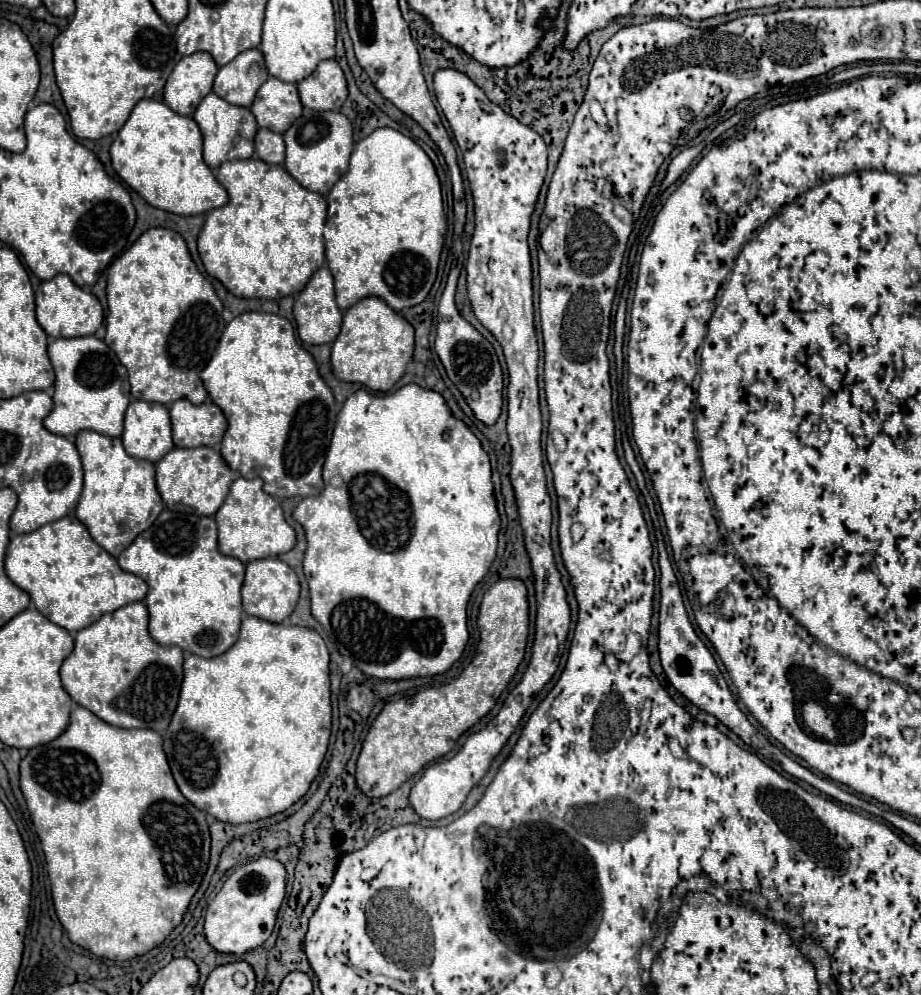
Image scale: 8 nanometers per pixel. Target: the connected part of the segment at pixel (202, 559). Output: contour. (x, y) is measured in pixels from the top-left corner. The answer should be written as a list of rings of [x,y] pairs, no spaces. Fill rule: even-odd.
[[[165,508],[161,516],[153,522],[153,526],[149,526],[143,534],[139,534],[133,540],[133,544],[121,552],[117,560],[125,572],[135,574],[149,584],[149,592],[145,598],[145,604],[149,608],[149,632],[159,644],[181,646],[183,650],[189,650],[191,654],[203,658],[219,656],[235,644],[243,618],[241,586],[245,566],[241,560],[219,552],[215,518],[179,514]]]

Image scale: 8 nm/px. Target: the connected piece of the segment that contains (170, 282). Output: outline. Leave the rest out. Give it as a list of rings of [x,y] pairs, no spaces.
[[[151,228],[143,232],[139,240],[109,266],[107,306],[109,314],[105,342],[127,368],[133,398],[159,404],[171,404],[179,398],[201,404],[207,398],[207,390],[199,378],[199,372],[213,356],[213,340],[217,346],[223,334],[223,304],[215,294],[213,284],[199,272],[197,264],[191,260],[181,234],[167,228]]]

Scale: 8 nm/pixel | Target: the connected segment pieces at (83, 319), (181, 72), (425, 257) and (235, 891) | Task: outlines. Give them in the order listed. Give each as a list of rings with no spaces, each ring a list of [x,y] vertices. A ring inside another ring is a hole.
[[[57,274],[53,280],[43,282],[35,292],[35,304],[37,304],[37,322],[53,338],[89,336],[95,334],[103,322],[101,302],[91,292],[85,292],[83,288],[75,286],[67,274]]]
[[[195,52],[179,60],[163,88],[163,98],[177,114],[193,114],[199,102],[213,90],[217,64],[207,52]]]
[[[377,128],[355,144],[349,172],[331,188],[327,204],[325,256],[335,278],[337,306],[345,310],[367,296],[383,298],[397,312],[421,304],[435,282],[447,230],[439,178],[425,150],[393,128]]]
[[[261,856],[237,868],[227,878],[221,892],[207,908],[205,916],[207,942],[217,952],[231,952],[237,956],[241,956],[247,950],[259,948],[273,932],[279,906],[285,898],[285,888],[287,888],[287,870],[275,858]]]

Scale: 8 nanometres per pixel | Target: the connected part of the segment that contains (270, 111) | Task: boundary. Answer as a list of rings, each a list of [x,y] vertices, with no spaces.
[[[271,76],[259,88],[251,112],[255,114],[261,128],[283,134],[291,126],[291,122],[295,122],[295,118],[299,118],[299,114],[303,112],[297,84],[283,82]]]

